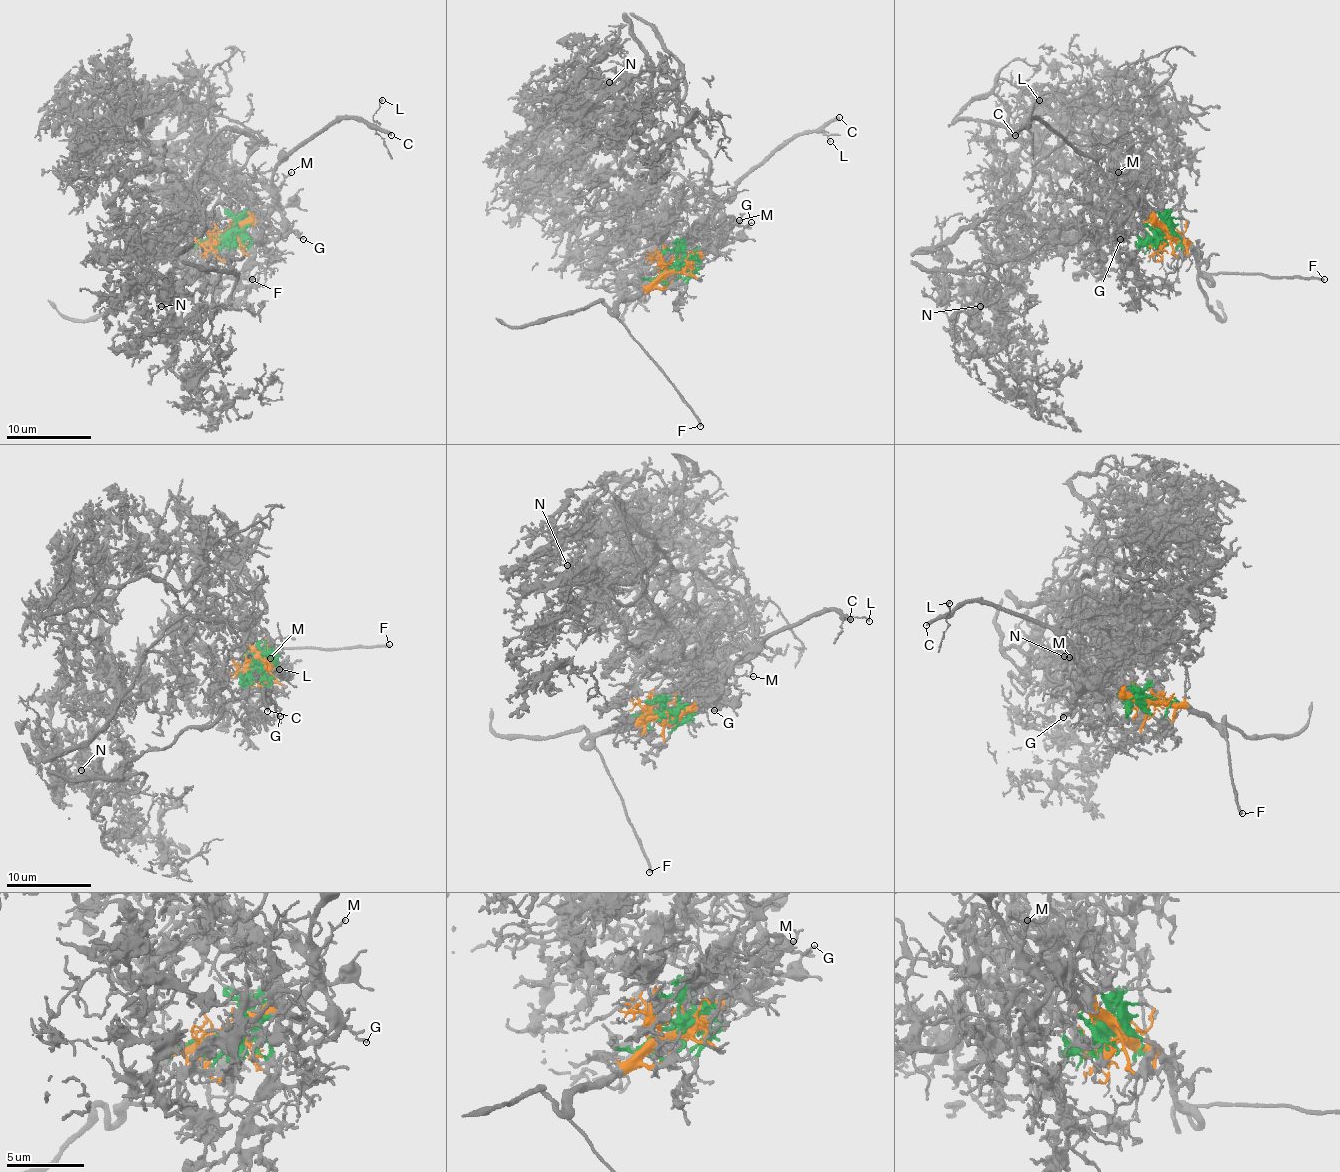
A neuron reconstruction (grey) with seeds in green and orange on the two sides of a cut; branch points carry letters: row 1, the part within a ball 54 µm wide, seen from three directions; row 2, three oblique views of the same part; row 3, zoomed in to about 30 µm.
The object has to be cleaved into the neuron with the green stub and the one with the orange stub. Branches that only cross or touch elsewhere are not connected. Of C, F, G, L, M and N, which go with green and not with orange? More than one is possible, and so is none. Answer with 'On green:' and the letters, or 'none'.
On green: N

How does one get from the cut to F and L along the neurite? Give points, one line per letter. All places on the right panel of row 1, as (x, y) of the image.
F: (1167, 233), (1193, 252), (1197, 267), (1203, 274), (1324, 280)
L: (1167, 233), (1118, 193), (1101, 169), (1069, 142), (1038, 118), (1029, 123), (1033, 104), (1040, 99)

